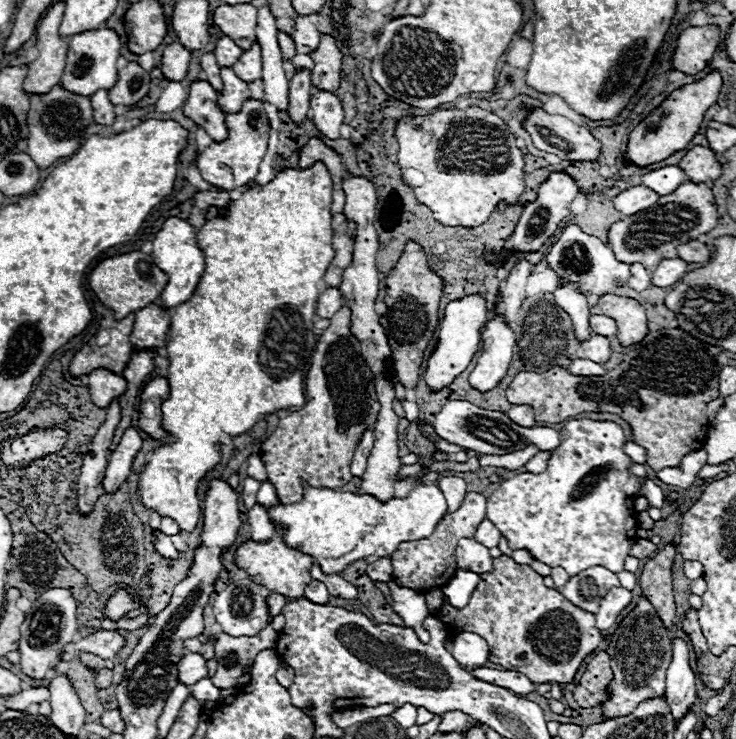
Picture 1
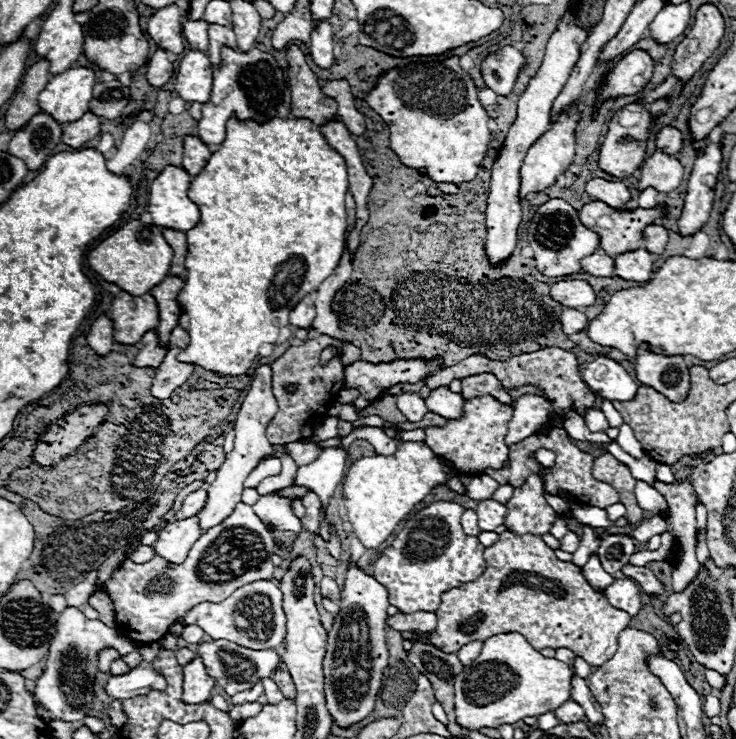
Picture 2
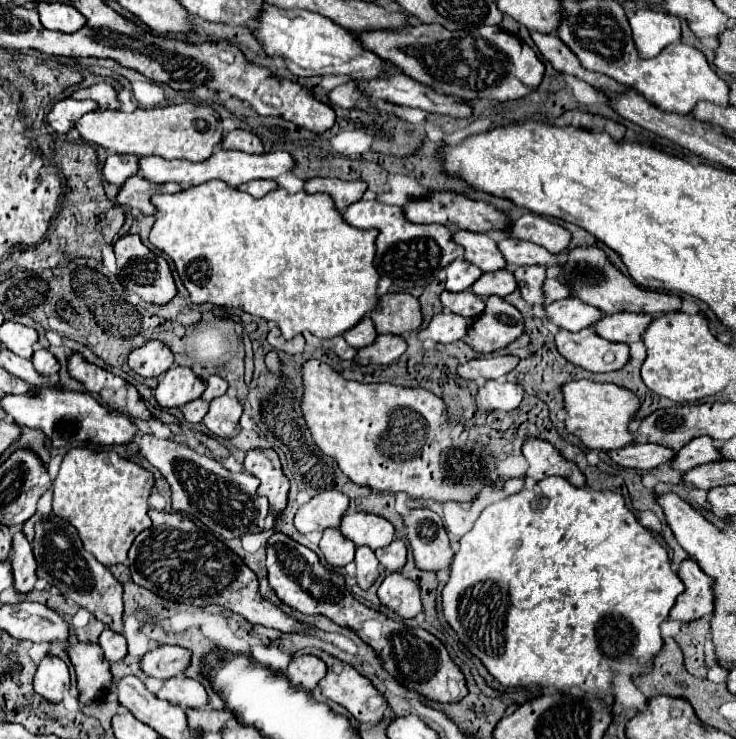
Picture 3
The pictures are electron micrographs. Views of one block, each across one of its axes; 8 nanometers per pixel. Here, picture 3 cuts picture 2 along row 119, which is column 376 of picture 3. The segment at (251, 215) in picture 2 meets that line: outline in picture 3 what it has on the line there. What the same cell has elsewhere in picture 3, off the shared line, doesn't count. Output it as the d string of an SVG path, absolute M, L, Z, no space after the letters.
M210 180L210 182L198 184L194 188L186 188L182 192L176 192L176 194L156 194L152 198L152 204L156 206L156 214L154 214L156 222L150 230L150 242L172 258L172 262L176 266L176 272L180 274L186 290L190 292L192 304L212 302L216 306L242 308L244 312L248 312L252 316L260 316L264 320L276 322L286 340L294 338L296 334L302 334L304 330L312 332L318 338L338 336L338 334L346 332L350 326L354 326L362 316L366 316L368 312L372 312L376 308L378 272L374 270L372 260L374 260L374 238L378 236L378 230L358 230L358 228L346 226L346 222L342 222L342 216L334 208L334 202L328 194L306 194L306 192L288 194L284 188L276 188L274 192L266 194L264 198L254 198L246 192L240 192L238 188L228 186L222 180Z

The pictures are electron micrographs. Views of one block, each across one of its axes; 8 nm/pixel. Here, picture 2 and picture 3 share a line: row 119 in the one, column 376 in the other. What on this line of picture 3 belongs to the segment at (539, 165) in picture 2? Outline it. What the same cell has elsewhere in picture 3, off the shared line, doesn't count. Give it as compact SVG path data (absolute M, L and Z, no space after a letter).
M368 546L356 548L356 582L362 590L368 590L378 578L378 560Z

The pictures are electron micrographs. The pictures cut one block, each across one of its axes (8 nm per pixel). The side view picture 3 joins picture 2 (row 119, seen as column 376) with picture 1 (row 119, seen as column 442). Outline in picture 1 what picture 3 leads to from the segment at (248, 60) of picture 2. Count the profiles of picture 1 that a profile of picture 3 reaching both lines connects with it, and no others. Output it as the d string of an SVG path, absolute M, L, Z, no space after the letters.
M248 100L238 114L226 116L226 124L228 124L228 140L210 144L202 154L198 154L196 166L206 182L216 186L218 190L230 192L230 190L248 188L254 184L254 178L258 174L258 166L266 154L270 120L268 120L268 112L264 108L264 102Z

